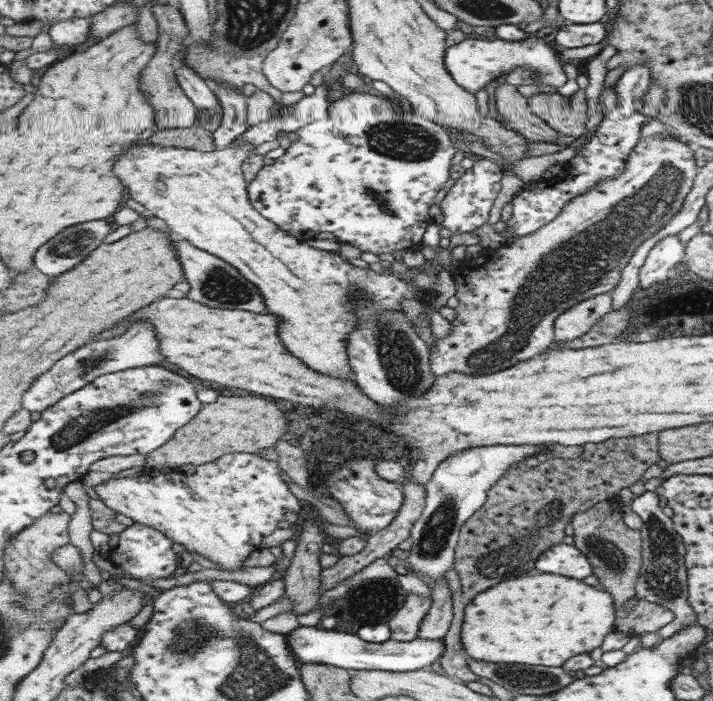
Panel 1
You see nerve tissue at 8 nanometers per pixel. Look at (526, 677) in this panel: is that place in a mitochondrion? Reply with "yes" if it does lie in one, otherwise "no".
yes

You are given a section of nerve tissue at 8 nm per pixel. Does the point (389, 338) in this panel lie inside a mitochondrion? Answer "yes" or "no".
yes

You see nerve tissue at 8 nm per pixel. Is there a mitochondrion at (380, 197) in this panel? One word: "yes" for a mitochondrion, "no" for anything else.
yes

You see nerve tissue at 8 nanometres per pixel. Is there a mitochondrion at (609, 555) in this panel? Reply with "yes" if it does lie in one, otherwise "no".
yes

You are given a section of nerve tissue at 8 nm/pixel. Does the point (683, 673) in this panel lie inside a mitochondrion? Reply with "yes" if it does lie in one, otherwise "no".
no

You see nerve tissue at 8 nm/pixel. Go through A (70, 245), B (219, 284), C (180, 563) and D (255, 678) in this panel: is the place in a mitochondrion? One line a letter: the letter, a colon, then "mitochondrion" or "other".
A: mitochondrion
B: mitochondrion
C: other
D: mitochondrion

